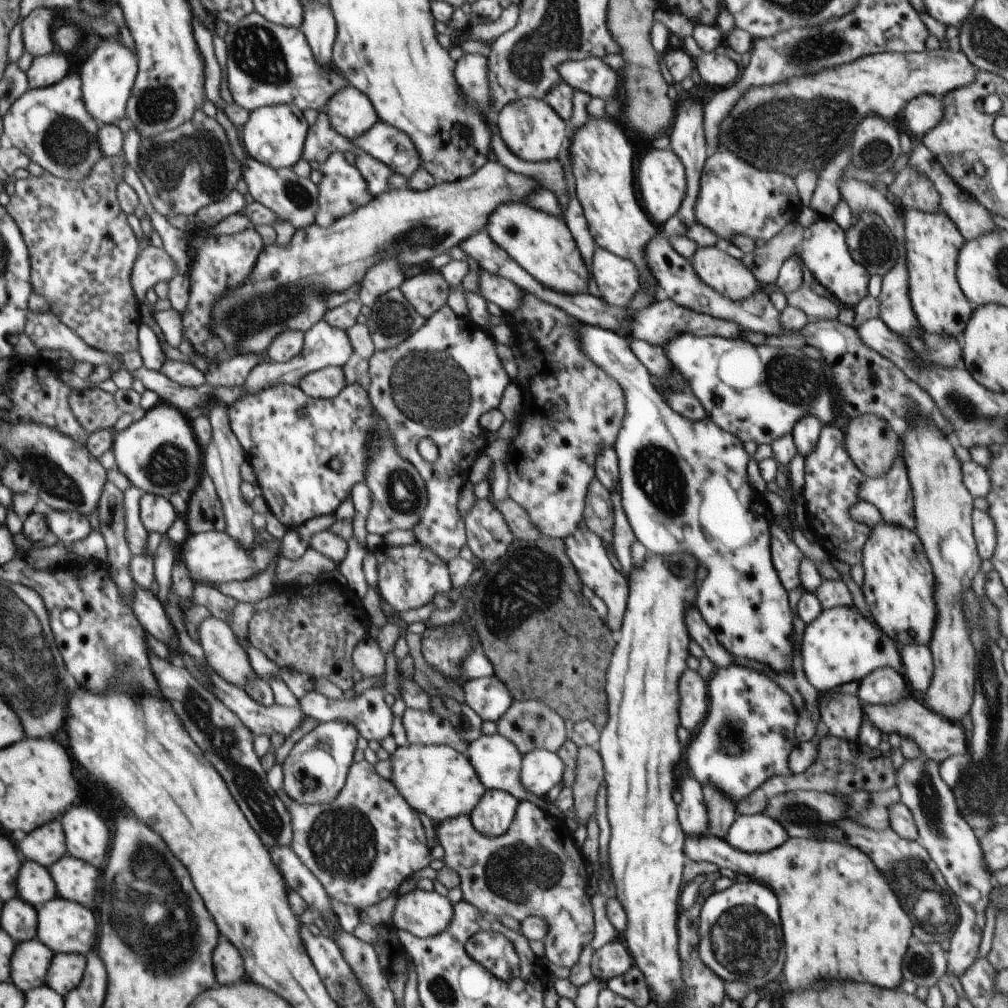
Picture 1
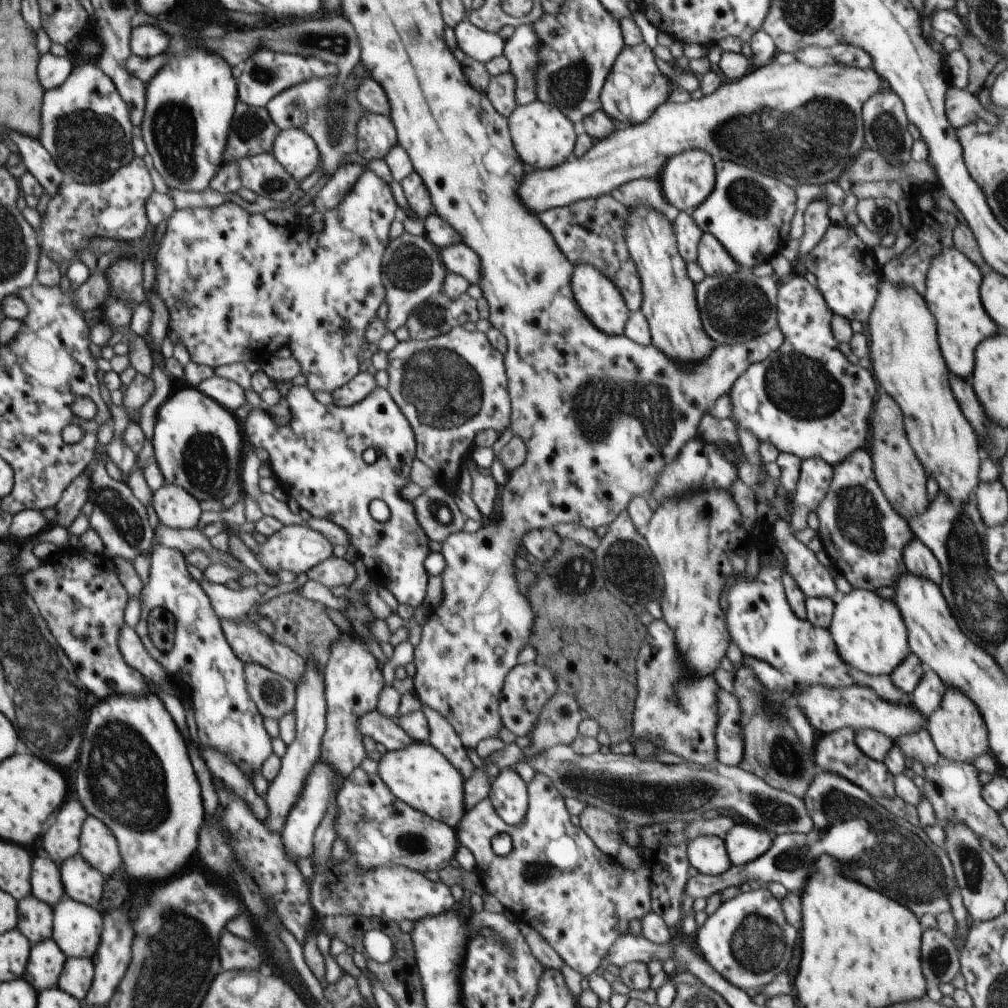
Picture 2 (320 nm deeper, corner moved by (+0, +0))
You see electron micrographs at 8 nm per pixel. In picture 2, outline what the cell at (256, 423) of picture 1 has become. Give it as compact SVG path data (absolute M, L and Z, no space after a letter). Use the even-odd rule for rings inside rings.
M306 385L292 387L286 398L293 416L288 426L279 427L268 413L258 408L253 408L248 418L241 422L248 440L268 452L270 457L267 462L273 477L278 480L278 486L312 517L331 520L346 531L350 544L356 548L370 577L392 592L403 612L410 612L424 604L430 576L424 569L424 560L431 552L429 536L418 522L413 502L400 495L400 490L411 482L411 466L417 458L417 440L410 421L387 389L382 387L376 387L361 403L349 407L321 404ZM370 447L378 447L384 453L382 456L378 454L373 464L366 463L362 457L364 450ZM375 498L384 500L388 505L391 515L386 522L376 521L370 515L368 506Z

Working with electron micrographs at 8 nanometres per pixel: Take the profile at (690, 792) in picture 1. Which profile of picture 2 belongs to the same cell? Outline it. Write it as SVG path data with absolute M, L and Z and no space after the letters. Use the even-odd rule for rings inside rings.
M700 835L688 842L687 855L689 864L703 875L720 876L733 865L725 840L718 837Z

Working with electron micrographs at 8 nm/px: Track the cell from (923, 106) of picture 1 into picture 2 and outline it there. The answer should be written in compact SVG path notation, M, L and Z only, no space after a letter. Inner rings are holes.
M950 85L945 96L945 113L955 129L989 116L977 95L954 85Z

